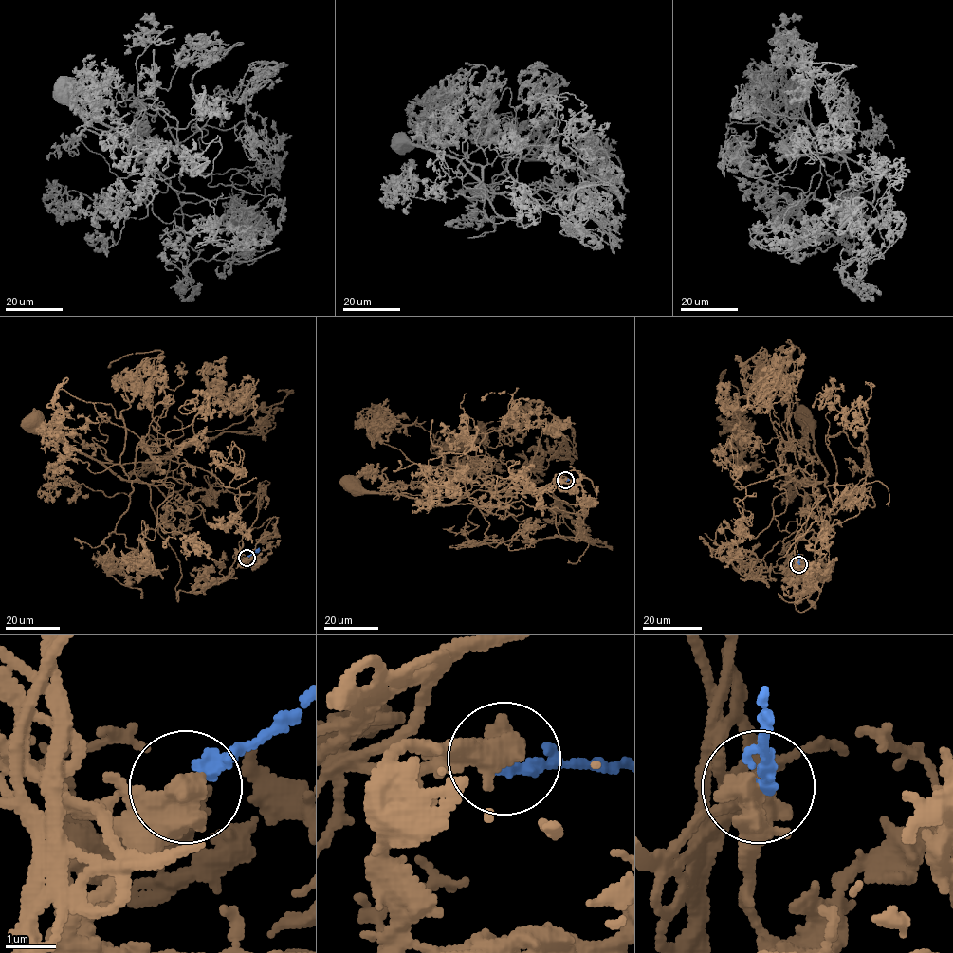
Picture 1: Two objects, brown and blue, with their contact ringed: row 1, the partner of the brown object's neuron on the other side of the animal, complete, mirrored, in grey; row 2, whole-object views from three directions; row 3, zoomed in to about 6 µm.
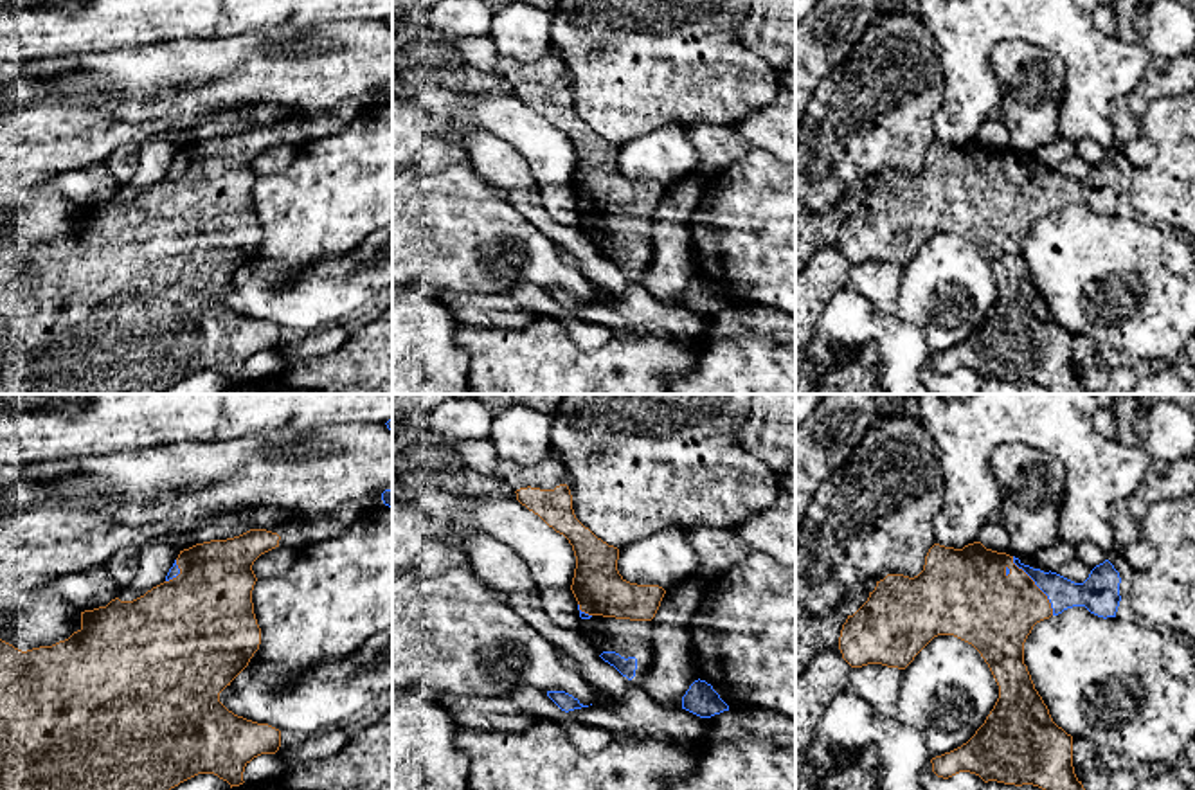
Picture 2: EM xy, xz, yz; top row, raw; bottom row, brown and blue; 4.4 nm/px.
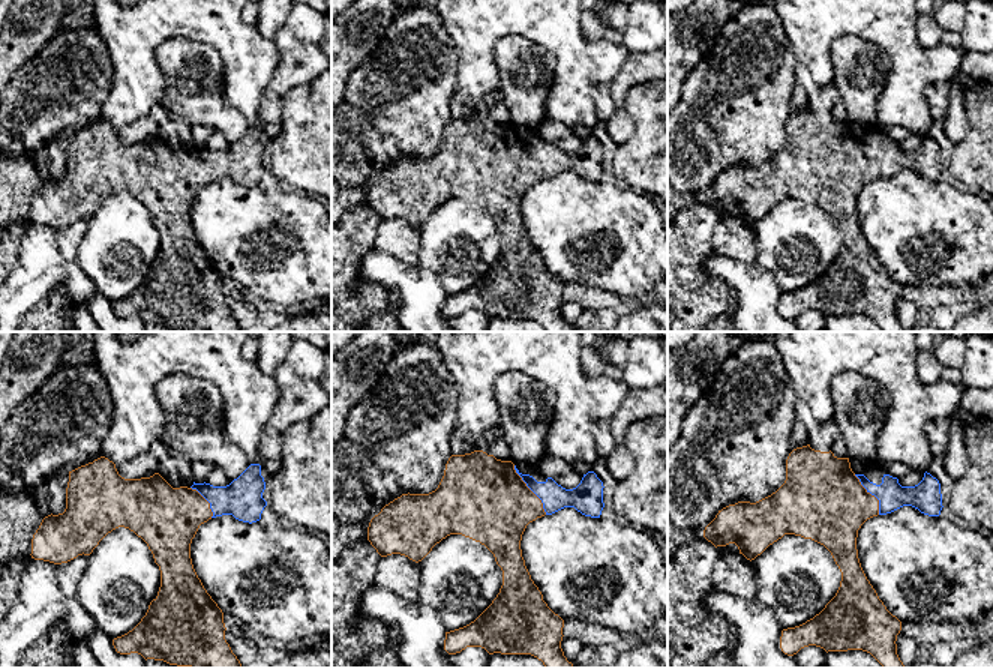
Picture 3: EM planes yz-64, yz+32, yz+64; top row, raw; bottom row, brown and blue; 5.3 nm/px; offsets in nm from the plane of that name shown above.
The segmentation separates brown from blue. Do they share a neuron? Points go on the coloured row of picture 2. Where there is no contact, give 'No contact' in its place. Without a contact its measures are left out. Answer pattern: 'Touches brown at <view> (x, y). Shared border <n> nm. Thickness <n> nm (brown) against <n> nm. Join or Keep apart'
Touches brown at yz (1035, 585). Shared border 320 nm. Thickness 360 nm (brown) against 140 nm. Join

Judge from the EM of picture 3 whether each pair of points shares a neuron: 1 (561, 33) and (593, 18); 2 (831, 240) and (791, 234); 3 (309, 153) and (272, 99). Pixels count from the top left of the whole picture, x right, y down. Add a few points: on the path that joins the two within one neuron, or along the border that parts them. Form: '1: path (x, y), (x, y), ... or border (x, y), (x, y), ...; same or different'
1: border (579, 15), (582, 33), (588, 39), (600, 41); different
2: path (821, 240), (801, 233); same
3: border (279, 98), (281, 122); different

